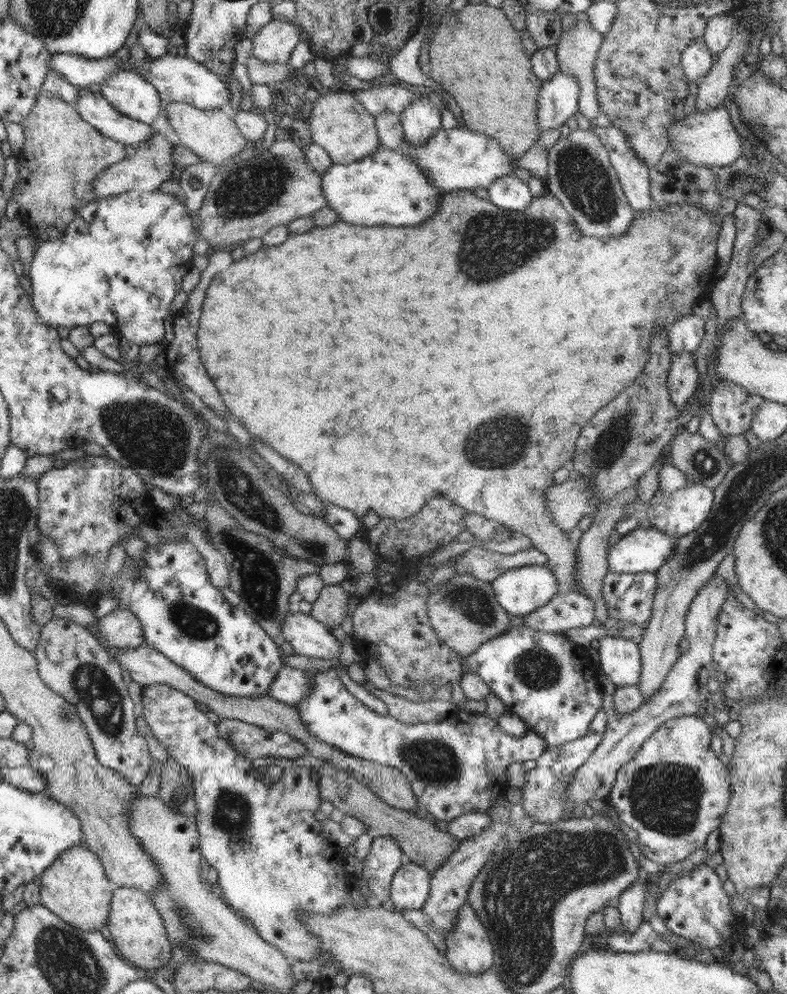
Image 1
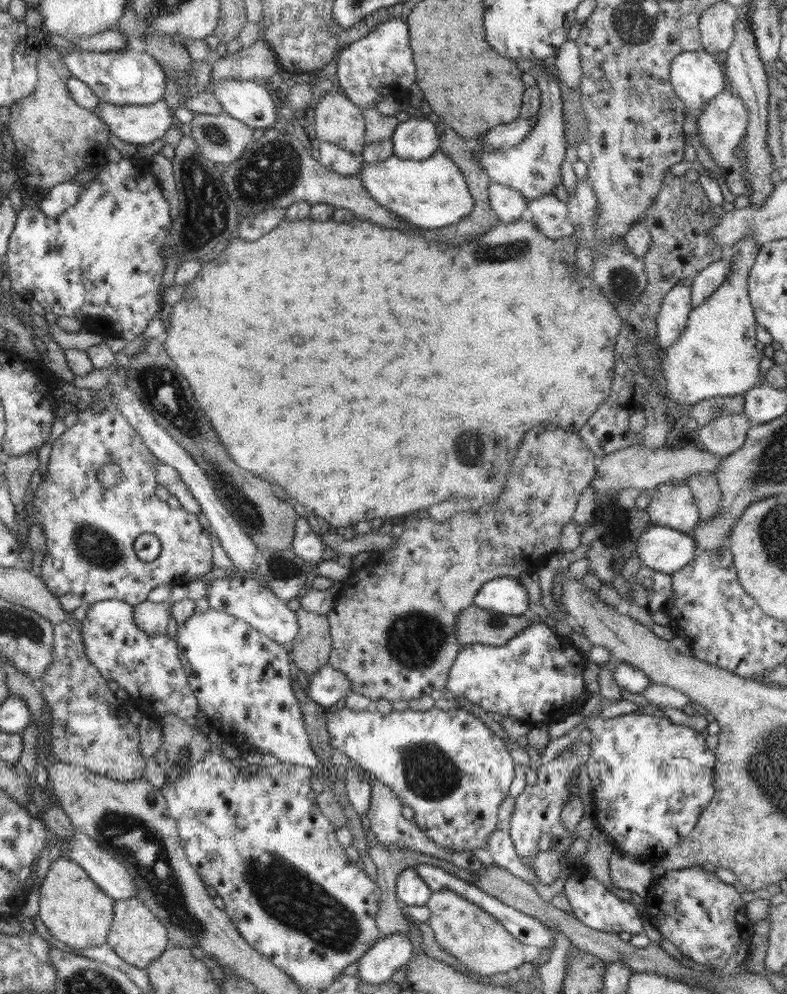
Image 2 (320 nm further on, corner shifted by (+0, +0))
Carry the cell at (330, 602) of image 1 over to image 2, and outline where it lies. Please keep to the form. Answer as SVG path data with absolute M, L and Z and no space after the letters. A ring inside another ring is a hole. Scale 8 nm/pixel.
M299 609L298 636L288 647L292 650L294 661L300 672L310 677L325 665L329 665L332 653L330 623L326 615Z

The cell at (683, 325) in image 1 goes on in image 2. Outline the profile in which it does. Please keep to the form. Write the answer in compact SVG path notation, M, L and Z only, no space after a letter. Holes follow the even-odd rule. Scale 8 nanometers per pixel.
M731 252L724 258L706 265L694 278L691 284L691 303L693 308L701 305L723 282L735 262Z

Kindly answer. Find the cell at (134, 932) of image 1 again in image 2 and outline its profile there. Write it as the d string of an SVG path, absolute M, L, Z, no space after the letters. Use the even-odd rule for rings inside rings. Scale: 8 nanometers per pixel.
M138 897L115 901L106 943L122 960L141 969L148 967L170 946L166 928Z

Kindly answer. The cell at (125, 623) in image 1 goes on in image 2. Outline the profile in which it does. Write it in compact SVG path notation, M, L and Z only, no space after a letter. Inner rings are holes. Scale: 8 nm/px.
M171 601L140 602L132 608L133 621L148 636L167 635L171 617Z

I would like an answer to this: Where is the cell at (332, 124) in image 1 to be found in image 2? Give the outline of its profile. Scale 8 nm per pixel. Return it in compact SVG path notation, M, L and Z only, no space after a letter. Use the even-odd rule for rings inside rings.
M340 90L326 92L320 102L314 108L314 127L310 129L311 135L320 142L330 142L338 148L342 148L351 153L361 154L366 141L366 122L363 112L351 102L351 100Z

